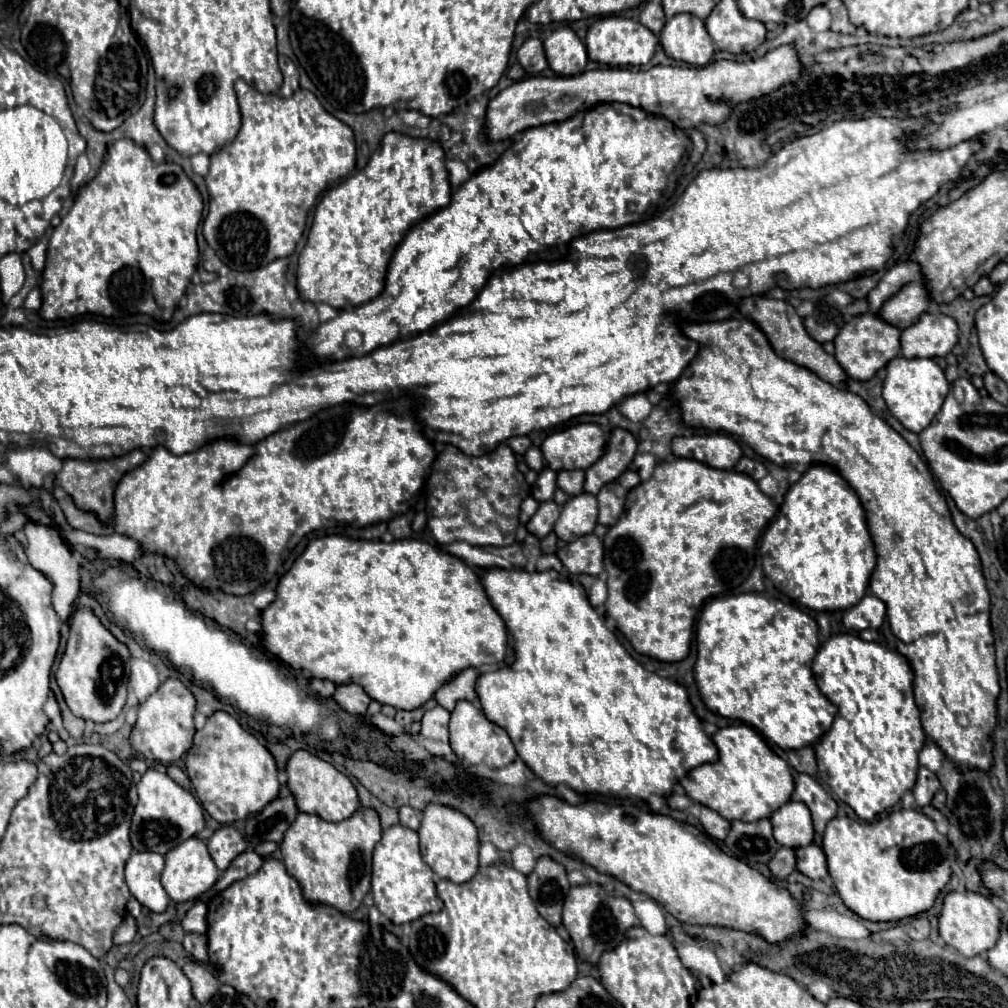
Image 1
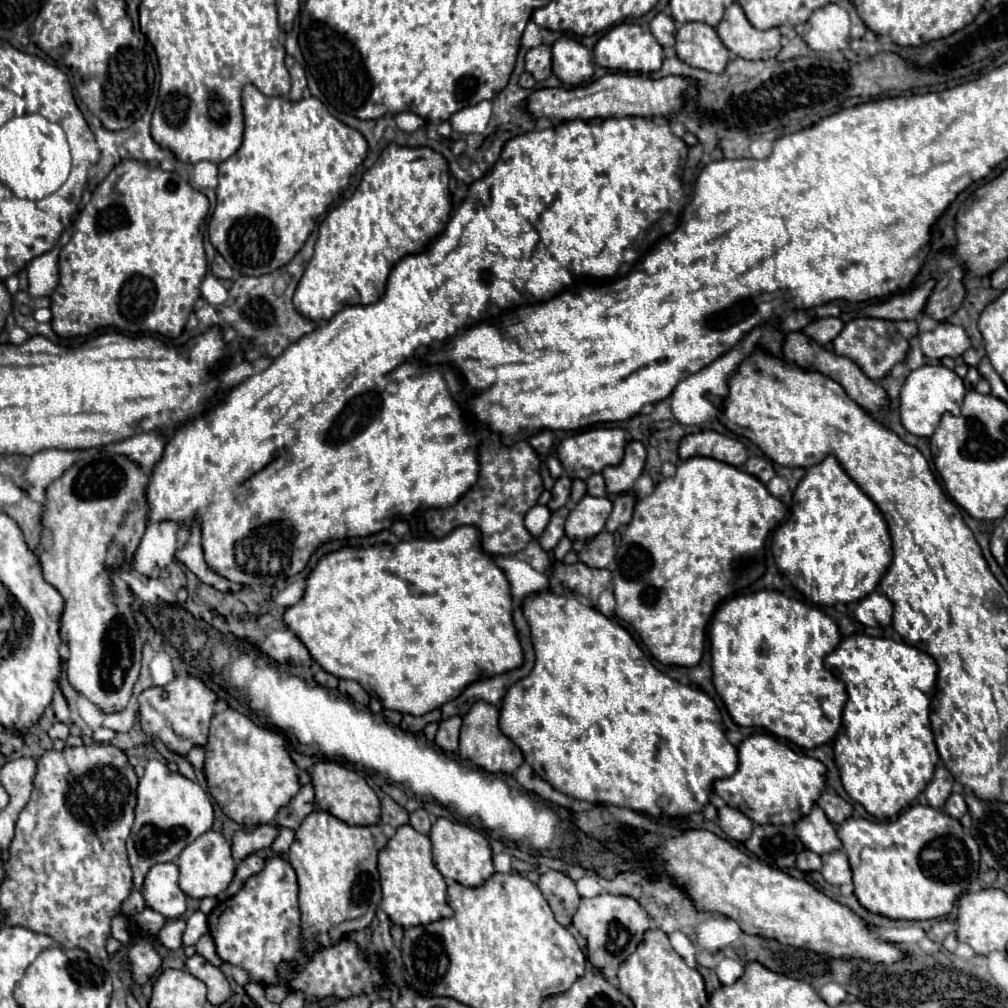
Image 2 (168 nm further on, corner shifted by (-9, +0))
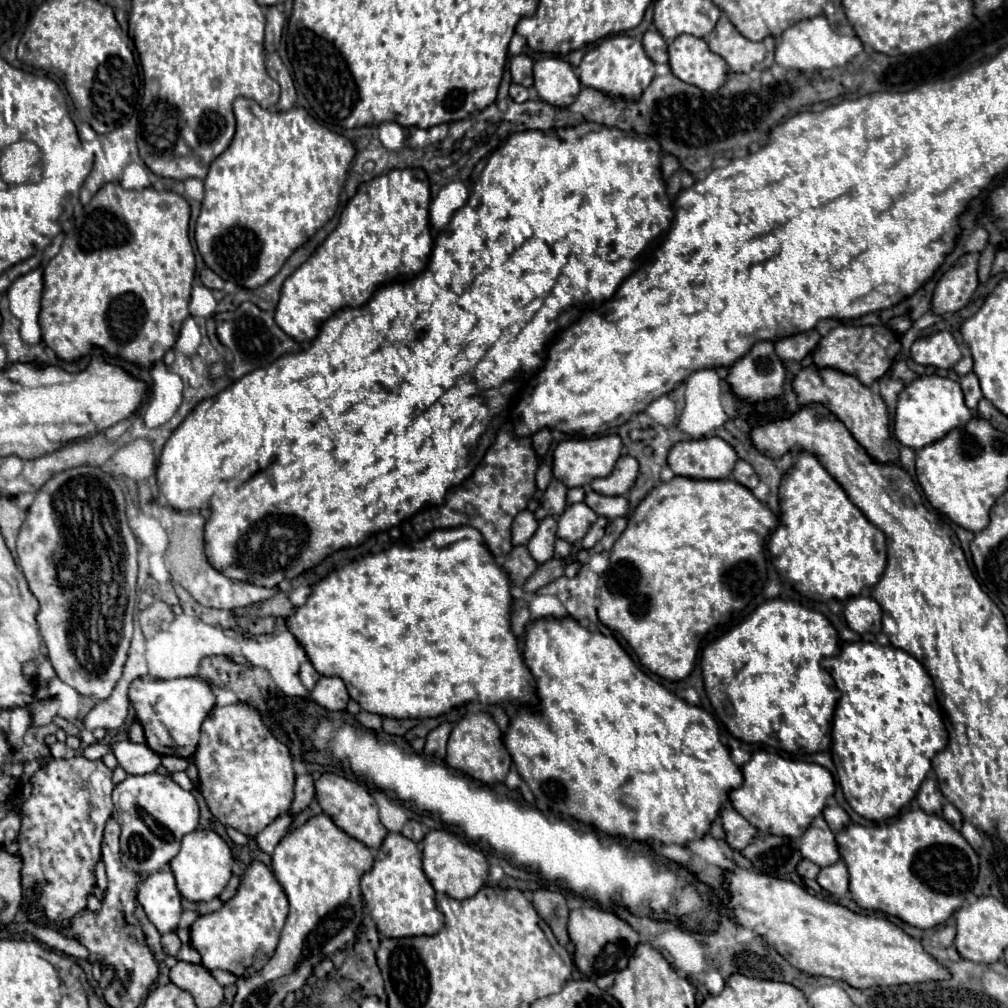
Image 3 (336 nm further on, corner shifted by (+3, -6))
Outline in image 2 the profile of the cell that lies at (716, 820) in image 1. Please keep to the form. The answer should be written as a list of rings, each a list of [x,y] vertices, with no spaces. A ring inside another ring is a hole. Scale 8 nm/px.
[[[724,806],[718,810],[718,826],[722,832],[738,842],[746,842],[748,834],[752,832],[752,820],[746,818],[740,810]]]

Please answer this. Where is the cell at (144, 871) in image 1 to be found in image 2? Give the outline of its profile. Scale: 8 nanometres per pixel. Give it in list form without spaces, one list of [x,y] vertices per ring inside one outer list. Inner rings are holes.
[[[160,862],[152,866],[144,878],[142,896],[146,906],[166,918],[180,918],[186,912],[186,894],[178,888],[178,866]]]

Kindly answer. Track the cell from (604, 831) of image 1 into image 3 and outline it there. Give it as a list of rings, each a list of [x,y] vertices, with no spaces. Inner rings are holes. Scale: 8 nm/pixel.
[[[730,870],[728,892],[734,920],[774,946],[790,964],[812,976],[844,980],[852,988],[918,984],[946,980],[950,972],[930,956],[920,940],[906,934],[888,918],[856,914],[842,904],[820,900],[802,886],[758,874],[754,870]]]

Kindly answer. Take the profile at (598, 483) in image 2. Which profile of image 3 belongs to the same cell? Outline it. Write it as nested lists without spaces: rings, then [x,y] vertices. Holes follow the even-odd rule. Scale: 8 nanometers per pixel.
[[[586,492],[584,500],[598,516],[604,516],[608,520],[614,520],[618,516],[628,514],[628,498],[626,496],[600,496],[596,492]]]

